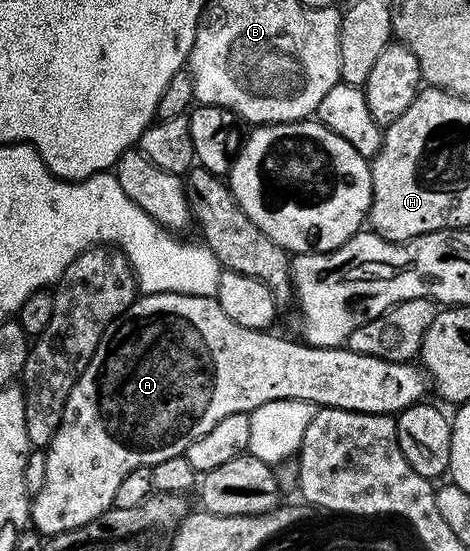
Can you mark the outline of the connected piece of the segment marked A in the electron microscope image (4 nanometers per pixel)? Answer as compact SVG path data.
M145 293L137 296L132 302L132 306L119 317L115 317L112 324L100 339L100 346L94 351L90 363L80 372L80 378L76 380L75 387L70 391L68 402L64 405L64 413L60 417L60 425L56 428L56 433L46 446L44 462L46 463L46 479L42 487L35 493L30 501L30 521L35 532L41 535L55 535L65 533L71 529L82 527L94 519L98 519L107 511L113 508L112 500L114 491L118 491L118 483L130 475L130 471L143 469L162 463L162 459L174 459L181 456L218 419L226 419L226 415L235 413L249 414L253 409L262 407L262 403L271 401L308 401L313 407L327 407L329 409L345 409L346 411L358 411L359 413L386 413L398 415L406 407L417 404L424 392L429 392L430 385L426 380L426 374L419 364L408 361L387 361L374 355L358 355L353 349L347 347L337 347L327 349L301 343L299 340L287 341L284 337L275 337L275 332L262 329L251 329L242 327L242 323L234 323L226 311L222 311L220 302L215 296L199 297L189 293Z

